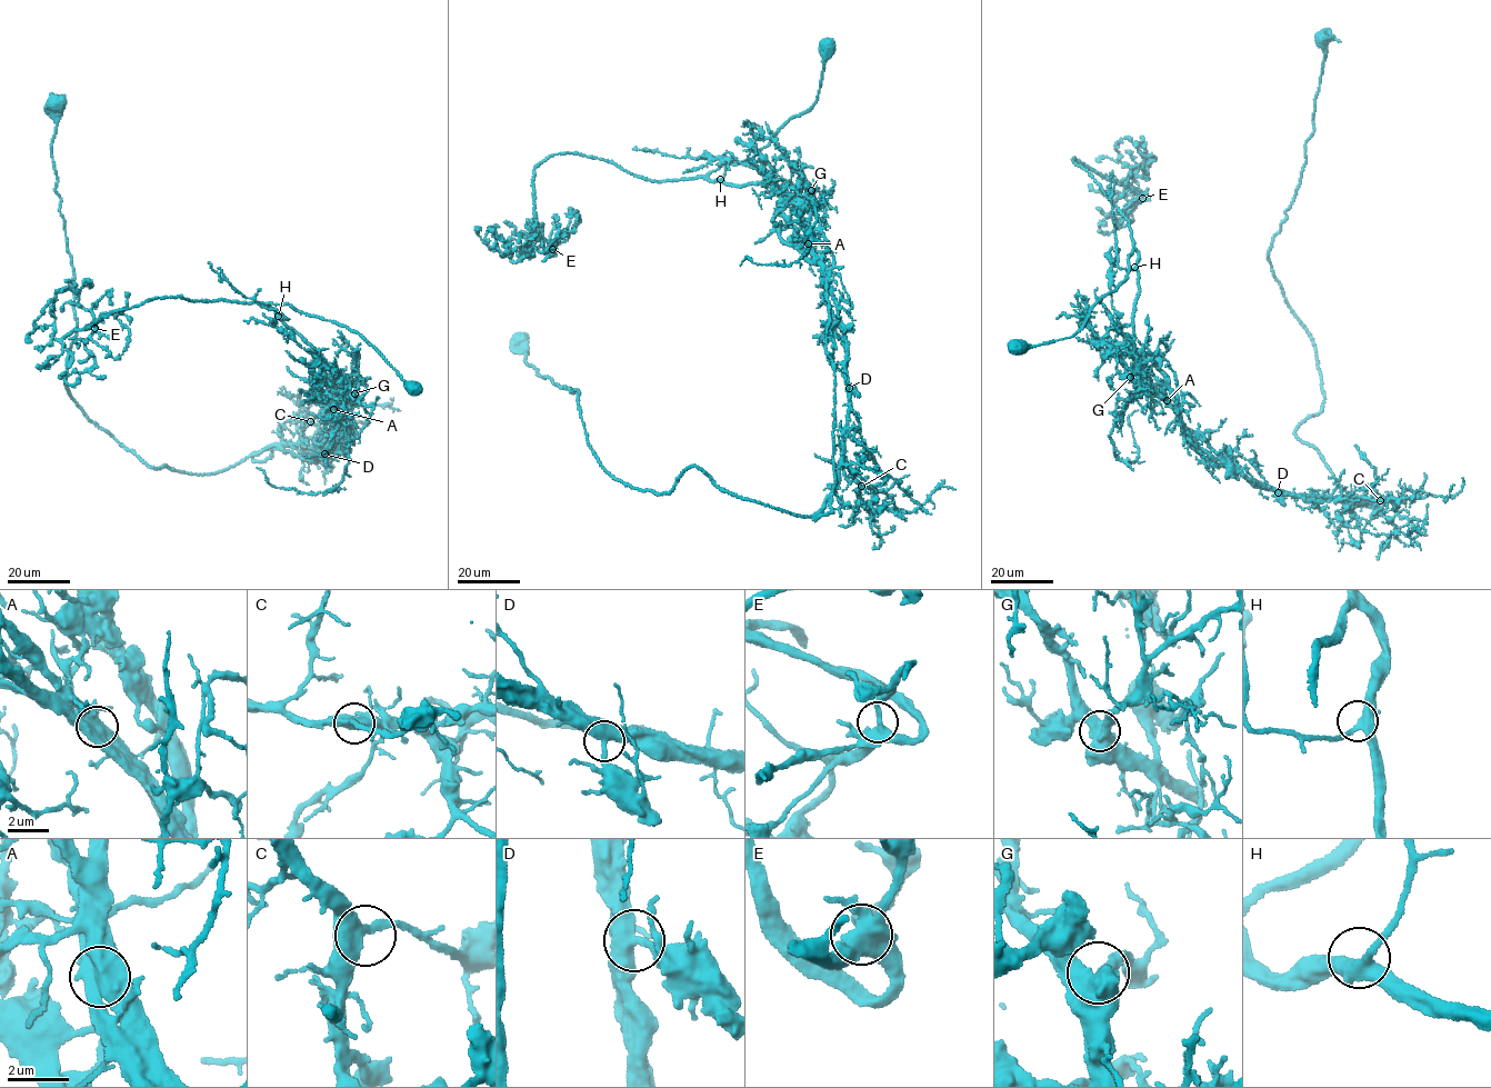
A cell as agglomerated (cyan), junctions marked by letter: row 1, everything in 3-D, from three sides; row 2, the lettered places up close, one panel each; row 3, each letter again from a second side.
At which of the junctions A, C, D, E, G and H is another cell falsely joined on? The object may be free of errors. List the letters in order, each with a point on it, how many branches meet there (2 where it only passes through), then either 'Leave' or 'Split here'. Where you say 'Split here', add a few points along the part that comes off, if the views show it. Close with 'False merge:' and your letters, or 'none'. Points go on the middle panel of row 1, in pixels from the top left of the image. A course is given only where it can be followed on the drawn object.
A: Place: (808, 243). Branches: 3. Split here. Course of the part to remove: (808, 243), (781, 187), (651, 181), (567, 153), (534, 170), (537, 230), (520, 260), (490, 248), (499, 227)
C: Place: (861, 486). Branches: 3. Leave
D: Place: (849, 388). Branches: 3. Leave
E: Place: (552, 249). Branches: 3. Leave
G: Place: (811, 190). Branches: 3. Leave
H: Place: (720, 179). Branches: 3. Leave
False merge: A

